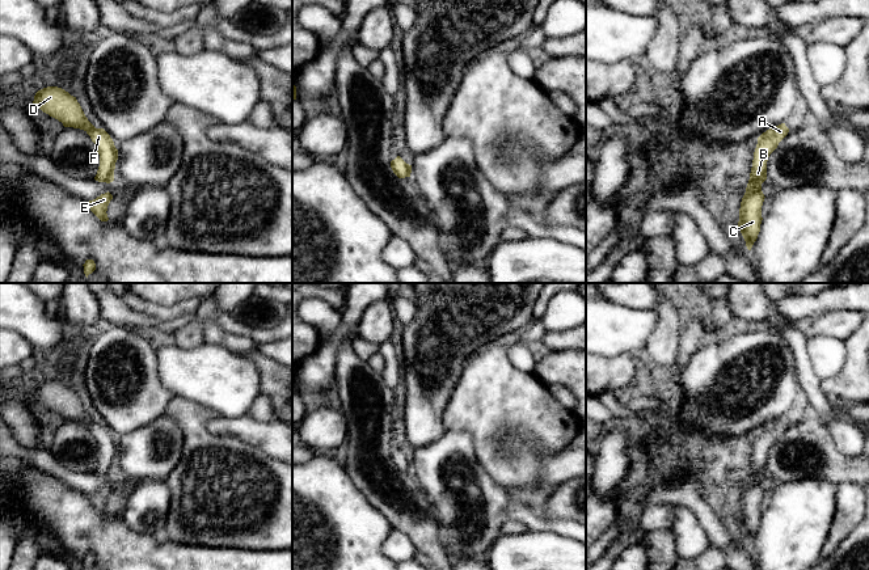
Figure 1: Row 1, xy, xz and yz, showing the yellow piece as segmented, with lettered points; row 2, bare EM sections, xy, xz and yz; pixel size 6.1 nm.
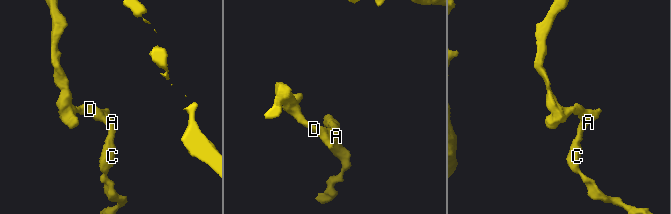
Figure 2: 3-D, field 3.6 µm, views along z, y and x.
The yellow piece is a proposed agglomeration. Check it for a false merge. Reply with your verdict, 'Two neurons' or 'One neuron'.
One neuron

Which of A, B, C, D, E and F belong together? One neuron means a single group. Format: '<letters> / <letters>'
A B C D E F

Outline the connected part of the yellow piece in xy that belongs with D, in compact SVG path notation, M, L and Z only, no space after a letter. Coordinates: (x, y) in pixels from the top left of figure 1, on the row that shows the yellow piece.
M47 86L35 93L33 104L43 113L62 122L64 127L84 130L100 155L100 166L94 180L106 183L114 181L118 149L104 128L96 128L88 121L76 97L62 88Z

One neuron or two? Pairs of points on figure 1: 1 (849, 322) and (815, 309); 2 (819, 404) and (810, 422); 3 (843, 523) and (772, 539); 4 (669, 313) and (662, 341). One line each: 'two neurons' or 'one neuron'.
1: two neurons
2: two neurons
3: two neurons
4: one neuron

